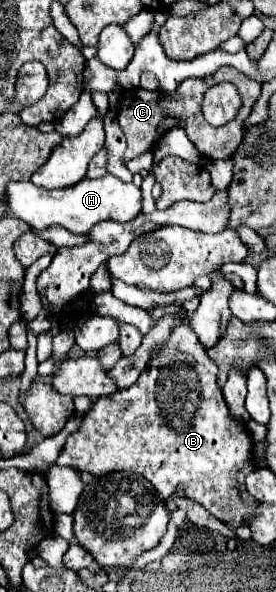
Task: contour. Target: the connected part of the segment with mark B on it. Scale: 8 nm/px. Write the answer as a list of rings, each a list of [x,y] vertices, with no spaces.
[[[156,306],[148,314],[152,326],[164,316],[176,318],[168,340],[150,354],[136,384],[116,392],[116,396],[98,398],[82,426],[68,436],[56,464],[90,476],[114,470],[134,472],[152,482],[162,498],[168,498],[182,484],[190,500],[200,502],[224,524],[248,524],[258,508],[258,502],[244,488],[244,478],[254,470],[250,464],[252,438],[244,426],[230,420],[216,384],[218,368],[194,336],[182,306]]]

